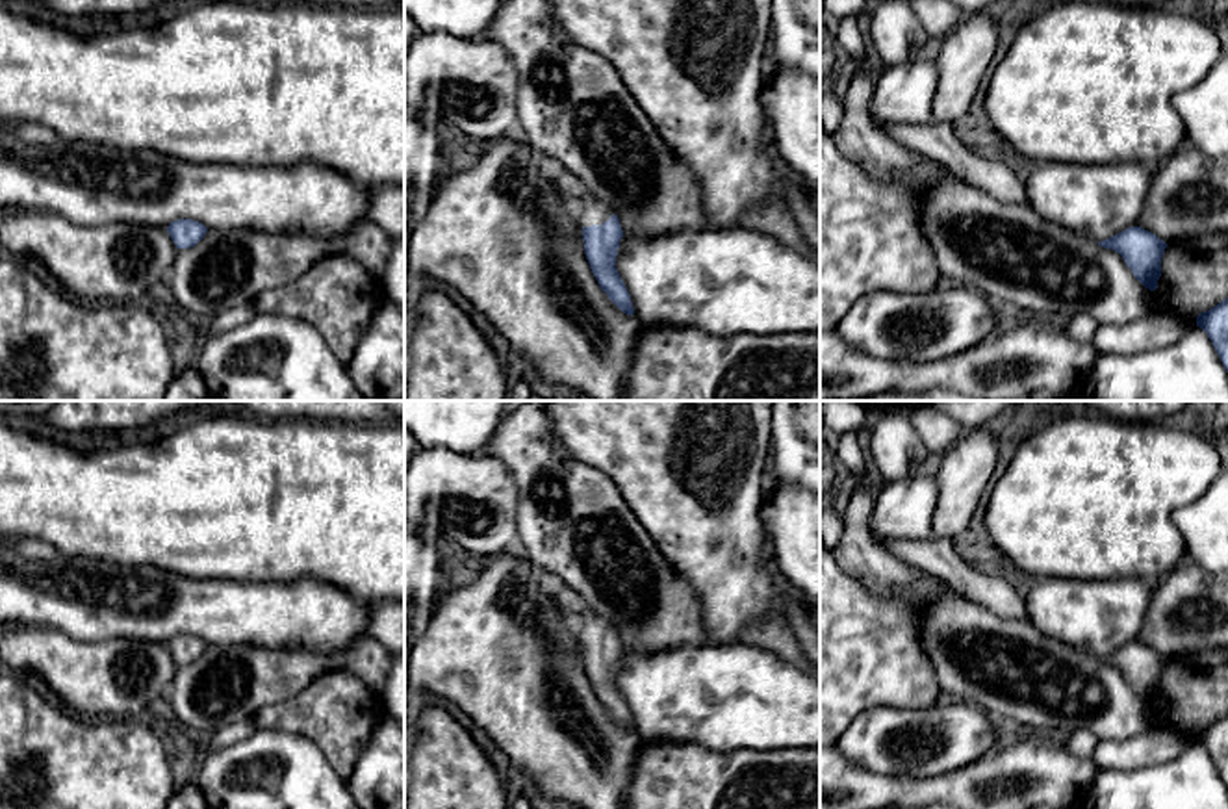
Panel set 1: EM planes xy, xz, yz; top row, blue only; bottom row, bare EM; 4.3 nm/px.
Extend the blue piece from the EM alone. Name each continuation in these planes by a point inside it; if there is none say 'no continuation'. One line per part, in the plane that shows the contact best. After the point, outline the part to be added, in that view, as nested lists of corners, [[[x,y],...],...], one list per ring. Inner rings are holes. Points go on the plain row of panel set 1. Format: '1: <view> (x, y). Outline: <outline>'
1: xz (592, 626). Outline: [[[588,609],[581,618],[579,618],[579,627],[581,627],[581,636],[582,642],[592,642],[592,640],[603,640],[605,636],[610,635],[612,627],[610,623],[601,618],[597,612]]]

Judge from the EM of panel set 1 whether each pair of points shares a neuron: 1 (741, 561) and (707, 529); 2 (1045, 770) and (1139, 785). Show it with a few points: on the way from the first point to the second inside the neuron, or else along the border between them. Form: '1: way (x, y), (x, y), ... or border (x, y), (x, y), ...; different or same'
1: way (733, 555), (715, 537); same
2: border (1100, 770), (1089, 789); different

